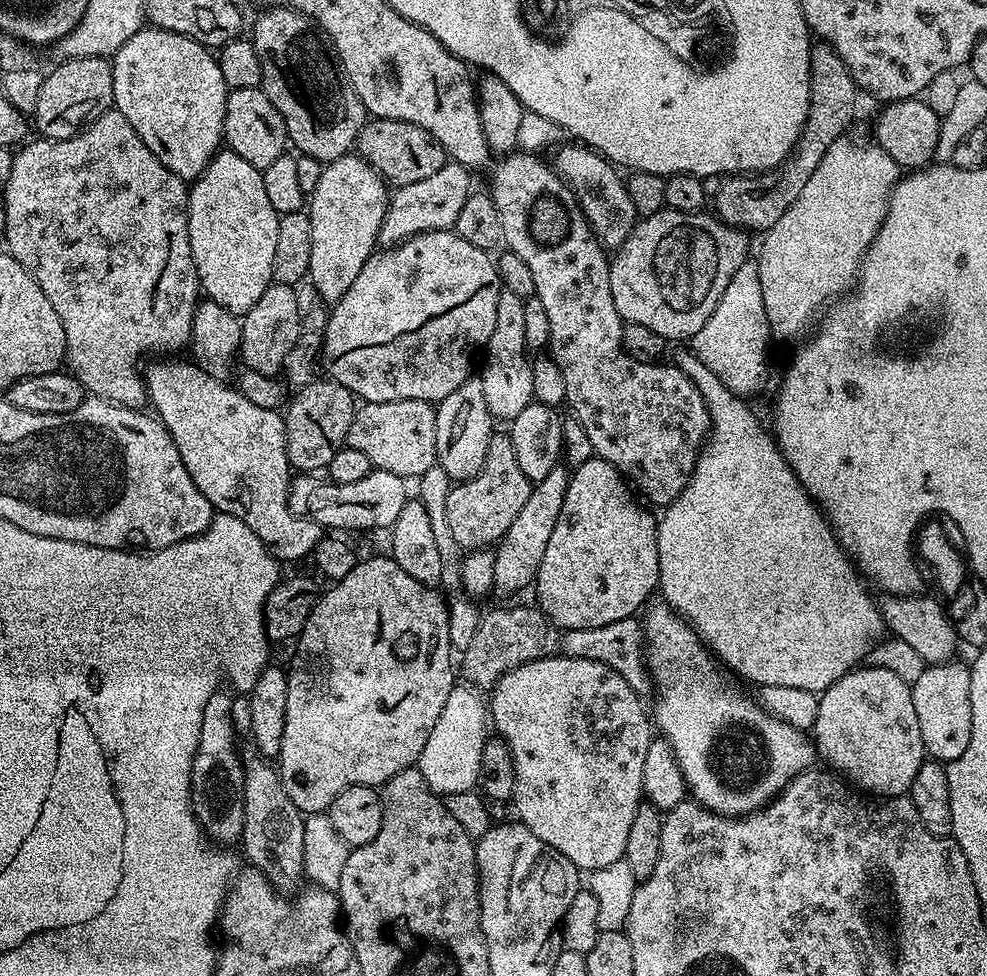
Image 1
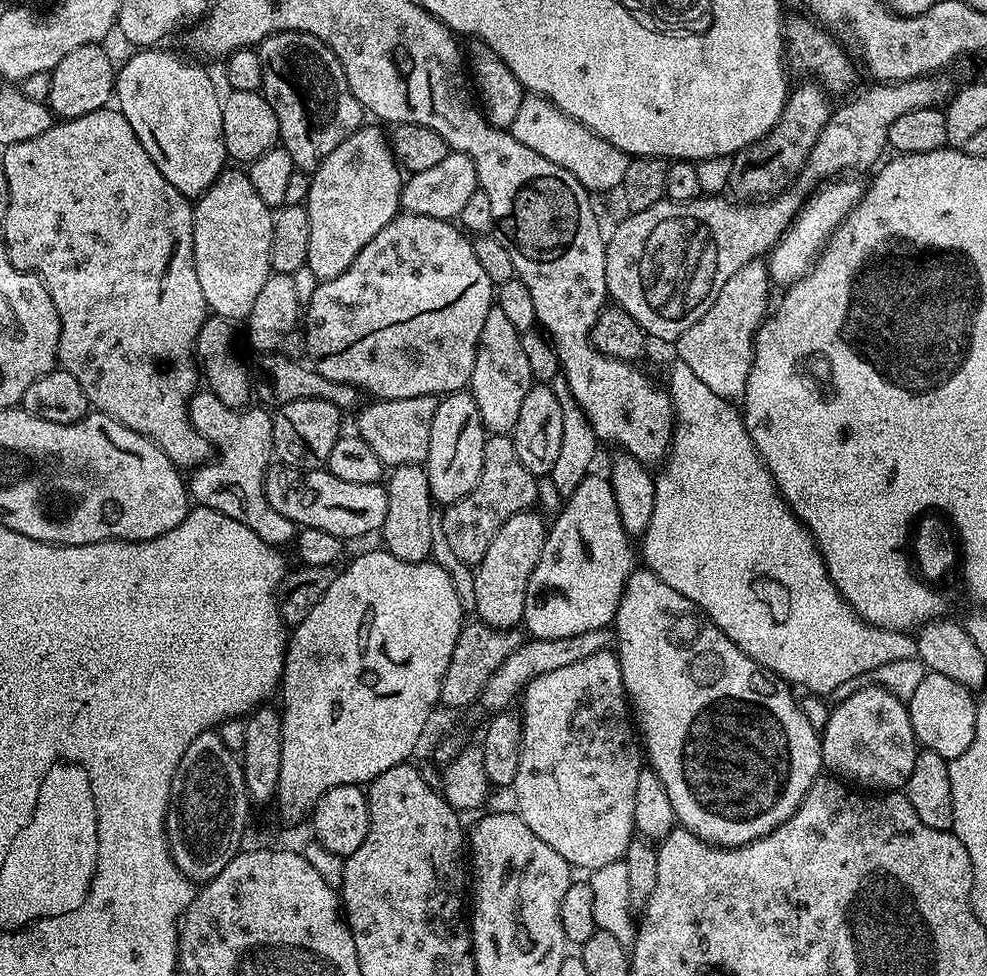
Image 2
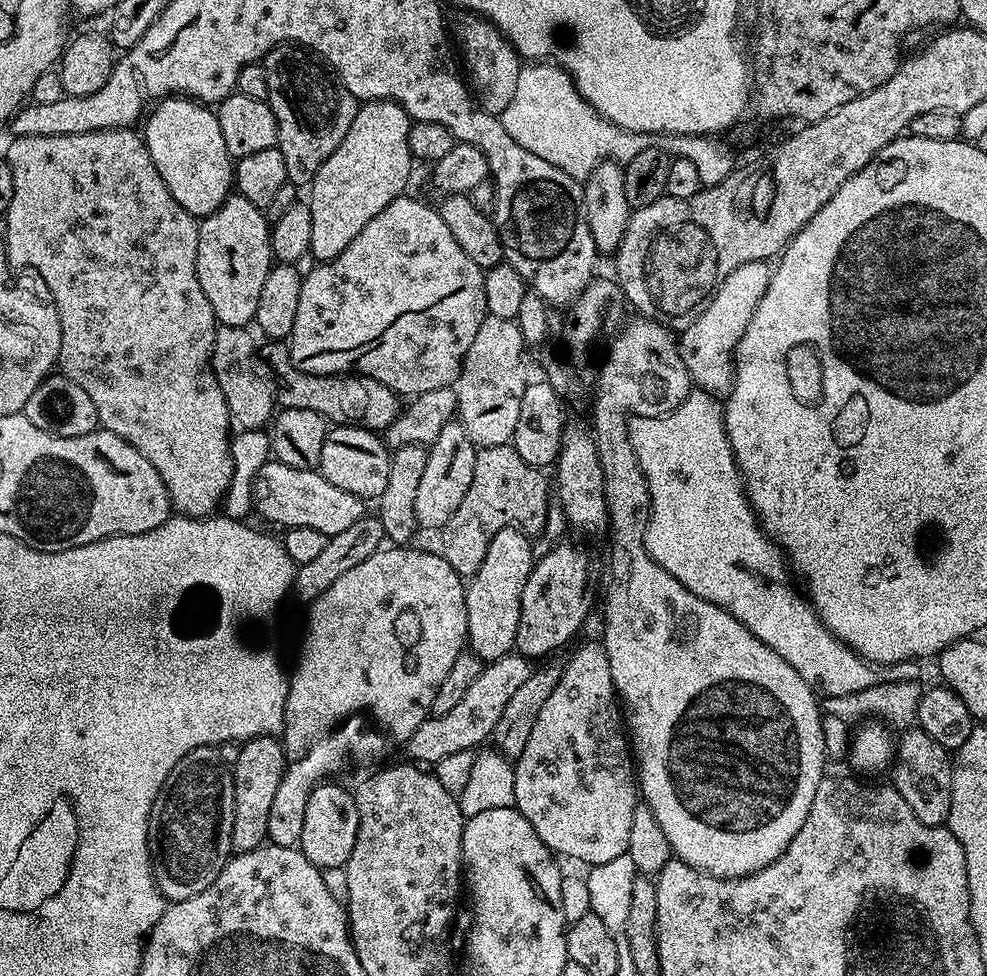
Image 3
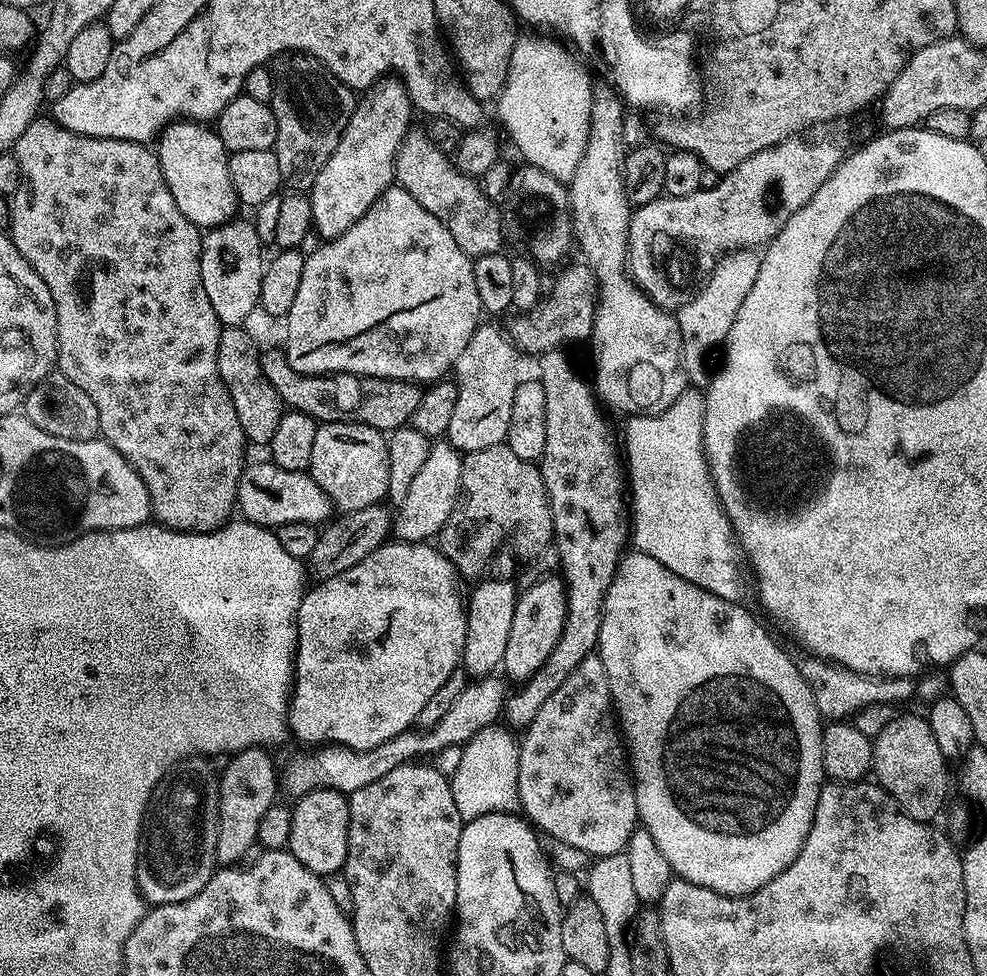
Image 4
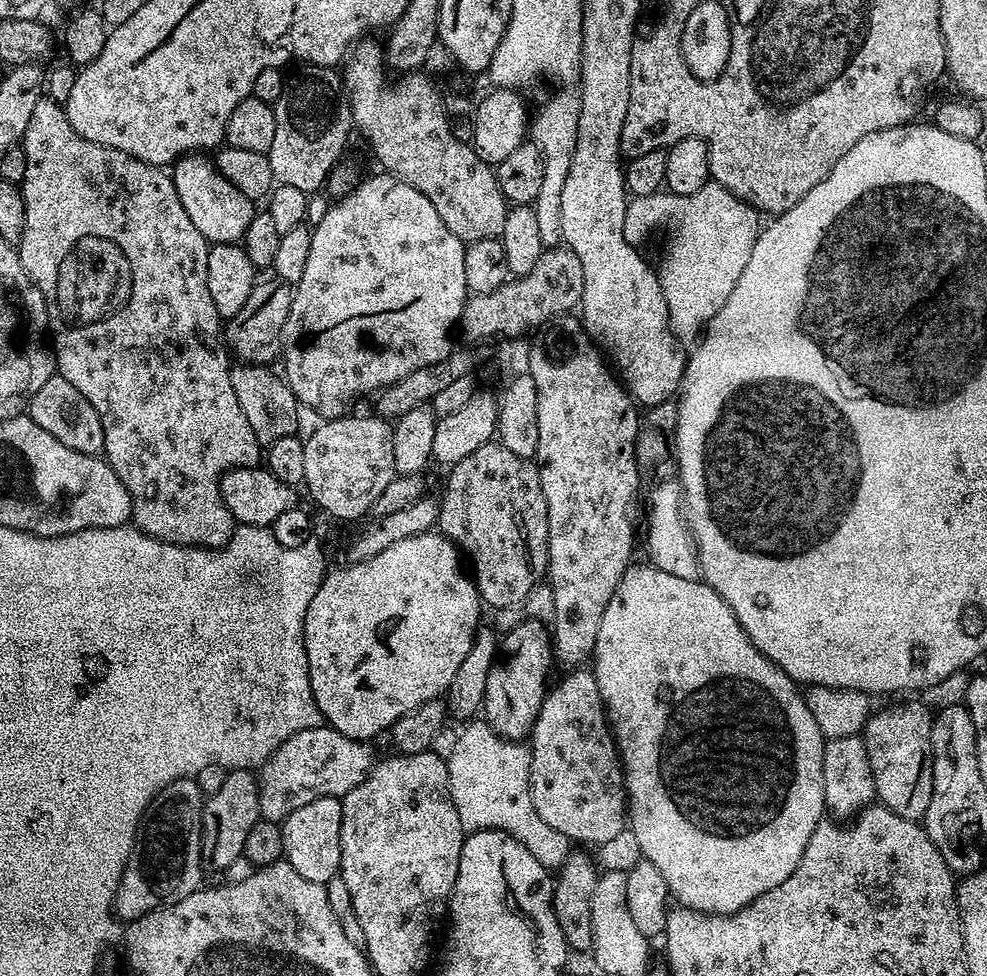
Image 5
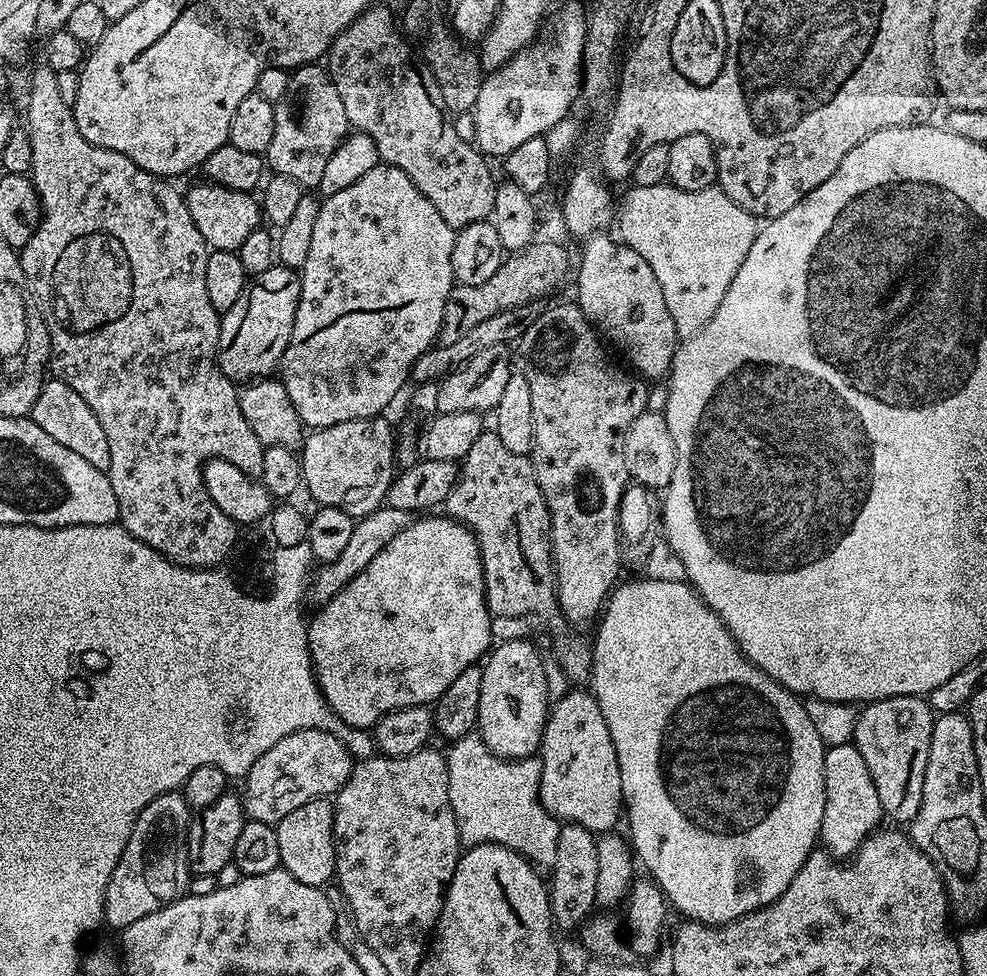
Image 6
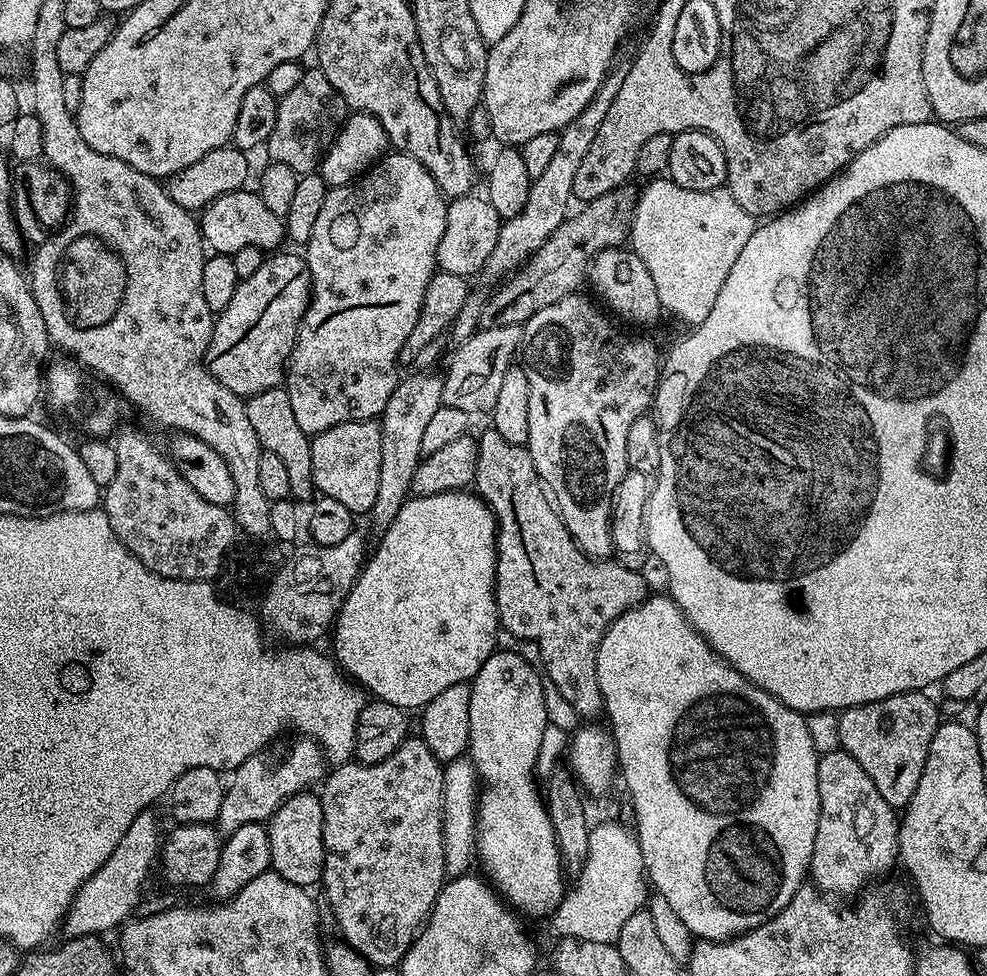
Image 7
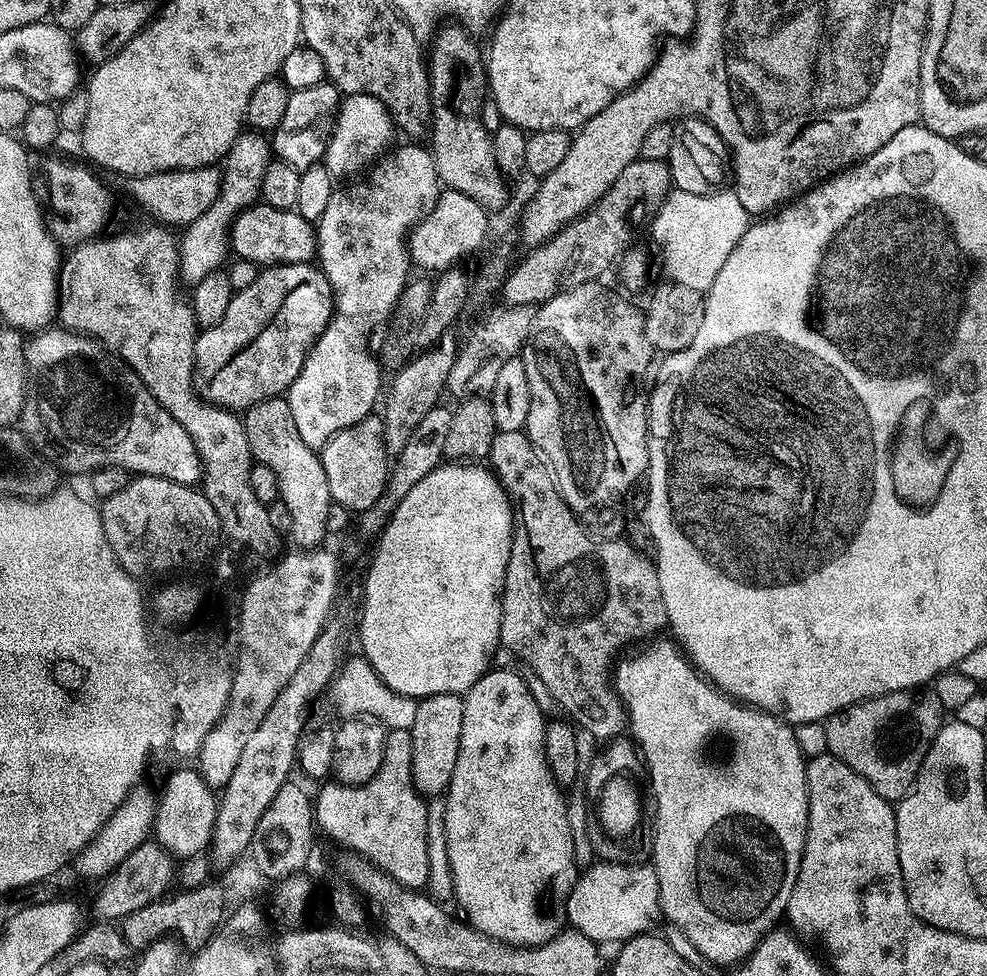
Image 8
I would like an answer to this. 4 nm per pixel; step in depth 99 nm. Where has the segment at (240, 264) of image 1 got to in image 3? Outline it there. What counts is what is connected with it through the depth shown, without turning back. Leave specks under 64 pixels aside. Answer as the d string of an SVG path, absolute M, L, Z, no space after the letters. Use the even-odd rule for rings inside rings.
M233 194L221 208L203 217L199 221L199 225L198 254L196 255L198 282L202 286L206 298L210 298L210 306L221 325L248 328L256 319L258 298L262 294L266 274L274 266L269 217L257 204L250 202L245 196Z

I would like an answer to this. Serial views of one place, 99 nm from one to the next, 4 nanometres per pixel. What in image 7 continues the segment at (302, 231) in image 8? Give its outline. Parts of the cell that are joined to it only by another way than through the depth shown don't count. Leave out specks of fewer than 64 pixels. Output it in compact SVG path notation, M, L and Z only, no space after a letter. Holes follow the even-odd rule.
M248 191L231 192L210 202L208 207L203 209L198 220L200 234L204 238L205 245L213 253L233 256L235 252L242 250L242 246L258 246L265 250L276 250L281 247L280 243L285 243L283 219L273 214L266 206L266 202L262 202L259 191Z

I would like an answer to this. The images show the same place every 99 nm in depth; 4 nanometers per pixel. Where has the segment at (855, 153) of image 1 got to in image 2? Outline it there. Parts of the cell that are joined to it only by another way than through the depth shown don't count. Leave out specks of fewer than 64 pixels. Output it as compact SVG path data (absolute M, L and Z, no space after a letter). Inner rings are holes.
M833 178L817 187L805 199L800 213L792 220L792 225L784 236L772 247L766 257L768 279L773 285L791 286L812 267L818 253L827 239L840 226L840 221L852 211L852 207L864 195L865 185L856 178Z

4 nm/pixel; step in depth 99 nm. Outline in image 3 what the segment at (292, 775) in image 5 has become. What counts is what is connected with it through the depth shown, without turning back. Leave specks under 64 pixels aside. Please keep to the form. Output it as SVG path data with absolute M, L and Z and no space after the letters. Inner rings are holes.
M509 654L497 660L485 663L477 678L469 686L466 694L459 699L455 707L451 707L441 716L429 715L427 720L410 734L406 741L408 748L407 759L430 762L433 766L450 754L458 751L473 751L479 749L483 740L487 741L492 735L494 726L498 726L498 718L502 718L502 706L510 702L512 695L518 691L518 686L530 678L534 664L529 657L519 654Z

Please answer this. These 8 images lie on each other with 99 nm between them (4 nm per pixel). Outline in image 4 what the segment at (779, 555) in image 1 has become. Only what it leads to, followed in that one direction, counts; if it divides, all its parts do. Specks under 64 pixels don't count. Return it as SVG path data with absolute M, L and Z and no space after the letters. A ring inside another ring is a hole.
M688 386L675 393L674 399L666 410L657 416L628 416L625 419L624 436L622 432L622 456L626 461L626 484L630 489L630 540L635 551L650 554L650 558L658 558L666 570L674 570L678 578L686 578L686 582L694 582L702 590L727 600L736 600L740 592L740 576L736 573L736 564L732 561L734 552L734 537L732 527L724 511L720 509L720 500L716 497L716 488L712 485L712 478L708 475L708 464L704 461L702 443L704 441L704 392L699 387ZM808 658L805 661L802 664L802 671L814 694L814 702L825 721L844 722L865 709L904 704L908 699L913 699L914 684L911 679L869 678L819 658Z

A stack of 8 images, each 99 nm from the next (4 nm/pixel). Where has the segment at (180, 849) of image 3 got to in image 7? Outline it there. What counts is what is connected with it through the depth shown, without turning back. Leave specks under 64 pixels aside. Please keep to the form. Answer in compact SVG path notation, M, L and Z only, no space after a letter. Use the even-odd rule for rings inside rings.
M152 810L143 812L134 818L134 822L130 822L130 830L126 830L126 834L122 834L122 842L114 846L114 854L110 854L104 865L78 890L76 899L64 915L62 932L65 932L65 937L99 937L111 928L119 929L135 913L132 911L139 906L144 896L148 875L152 867L157 867L160 858L162 835L160 820L154 813Z

